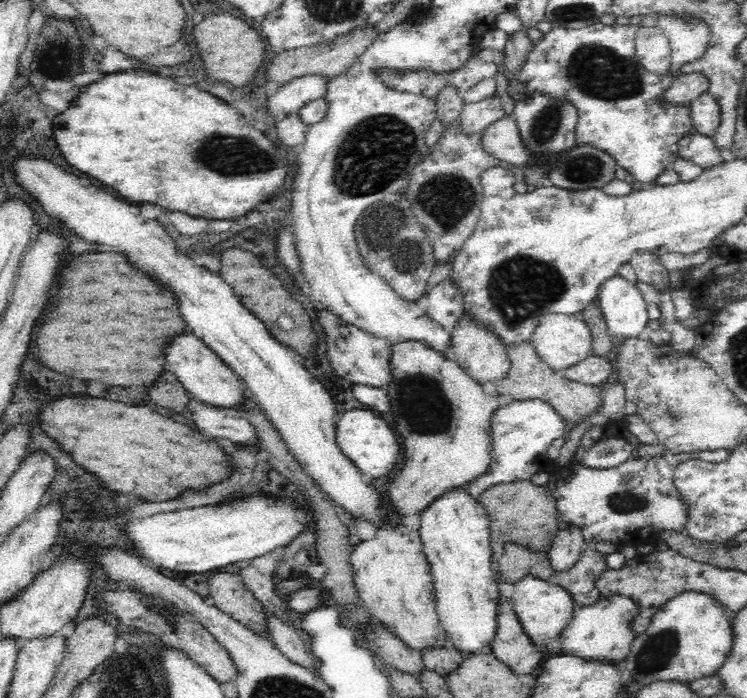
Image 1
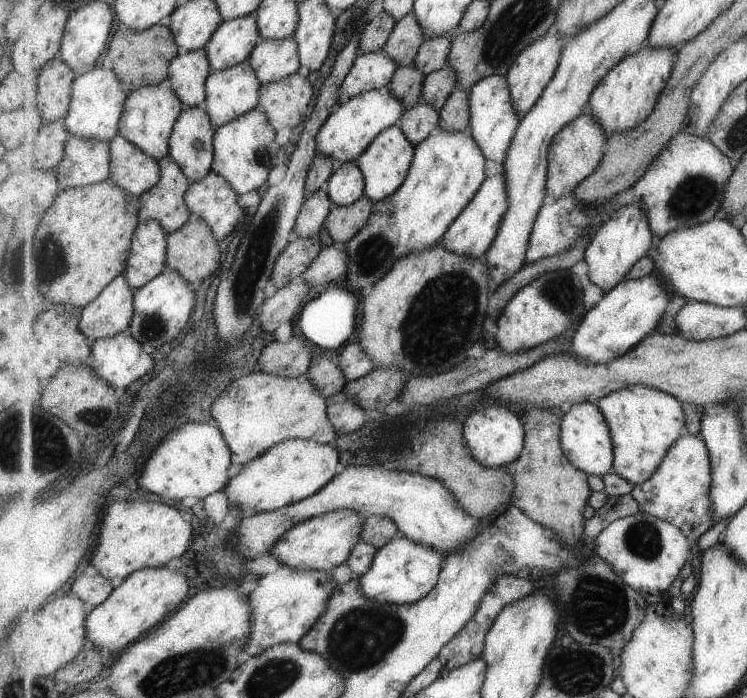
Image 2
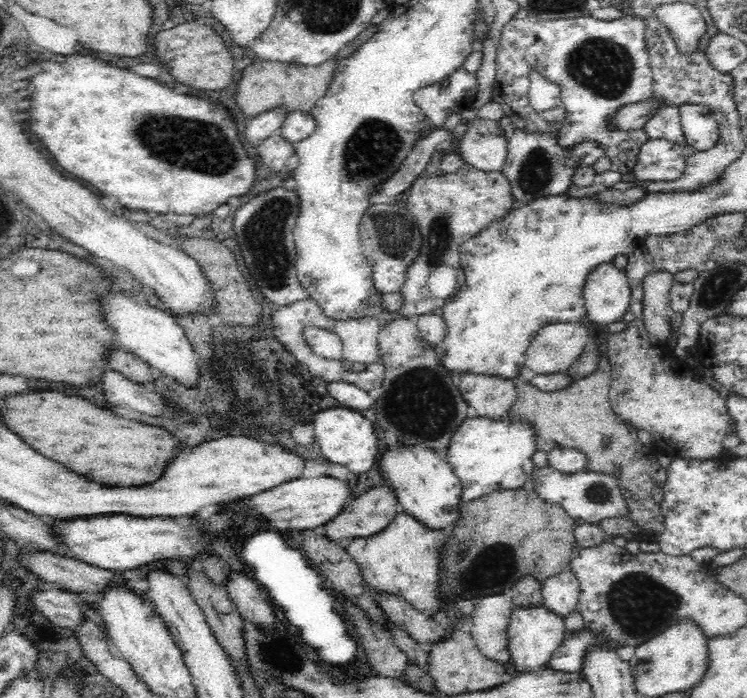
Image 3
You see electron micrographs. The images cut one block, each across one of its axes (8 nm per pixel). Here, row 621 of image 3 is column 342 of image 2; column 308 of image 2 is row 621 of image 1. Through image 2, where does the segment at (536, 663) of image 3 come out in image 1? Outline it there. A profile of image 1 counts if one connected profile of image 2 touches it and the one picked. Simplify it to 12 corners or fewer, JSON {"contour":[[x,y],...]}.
{"contour":[[532,575],[511,599],[518,620],[545,648],[573,616],[572,593]]}

